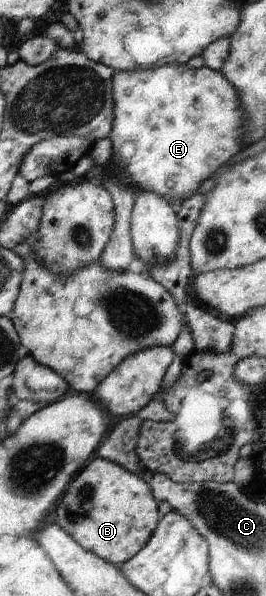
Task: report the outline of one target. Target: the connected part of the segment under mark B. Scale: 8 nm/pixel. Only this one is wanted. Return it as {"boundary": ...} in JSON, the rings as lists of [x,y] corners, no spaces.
{"boundary":[[[95,458],[91,463],[83,466],[78,473],[75,481],[69,485],[69,489],[61,497],[61,503],[55,505],[55,517],[57,517],[55,522],[61,529],[65,529],[71,539],[79,543],[83,549],[119,567],[131,557],[135,557],[137,552],[143,549],[147,541],[151,539],[160,520],[157,500],[145,481],[115,462]]]}

